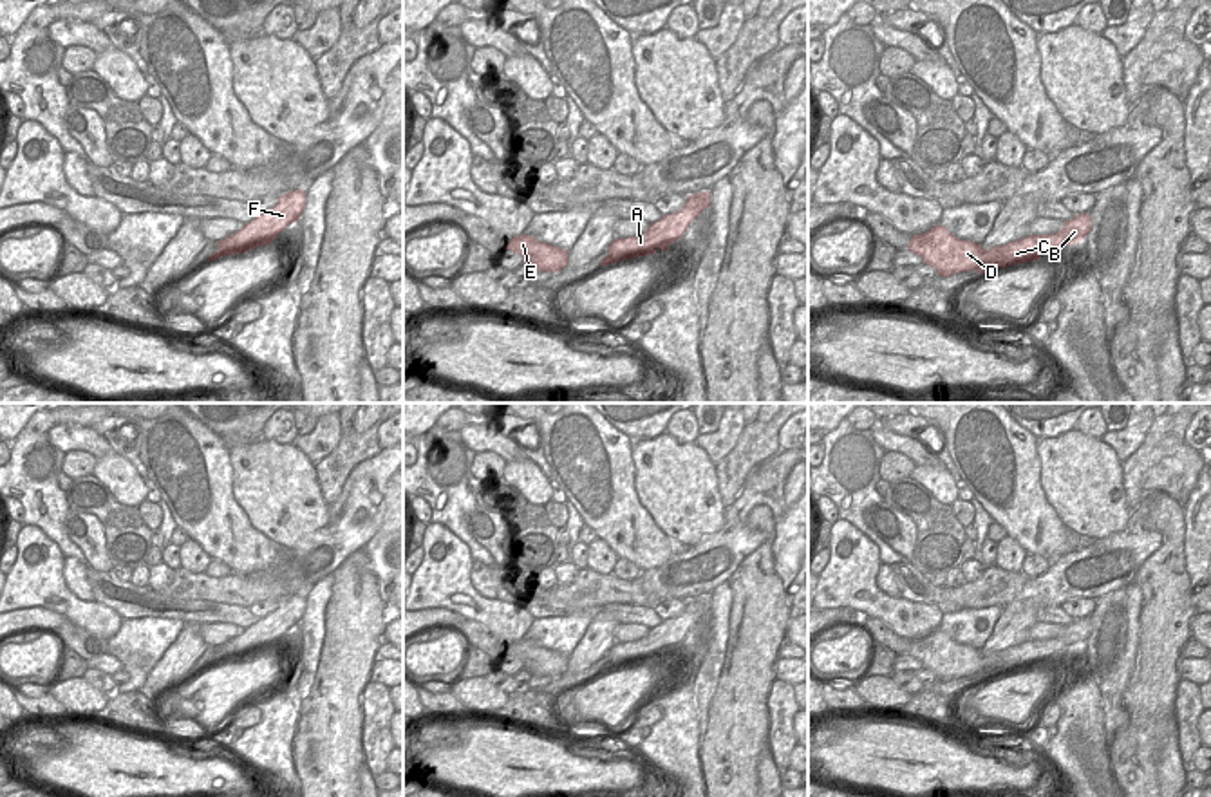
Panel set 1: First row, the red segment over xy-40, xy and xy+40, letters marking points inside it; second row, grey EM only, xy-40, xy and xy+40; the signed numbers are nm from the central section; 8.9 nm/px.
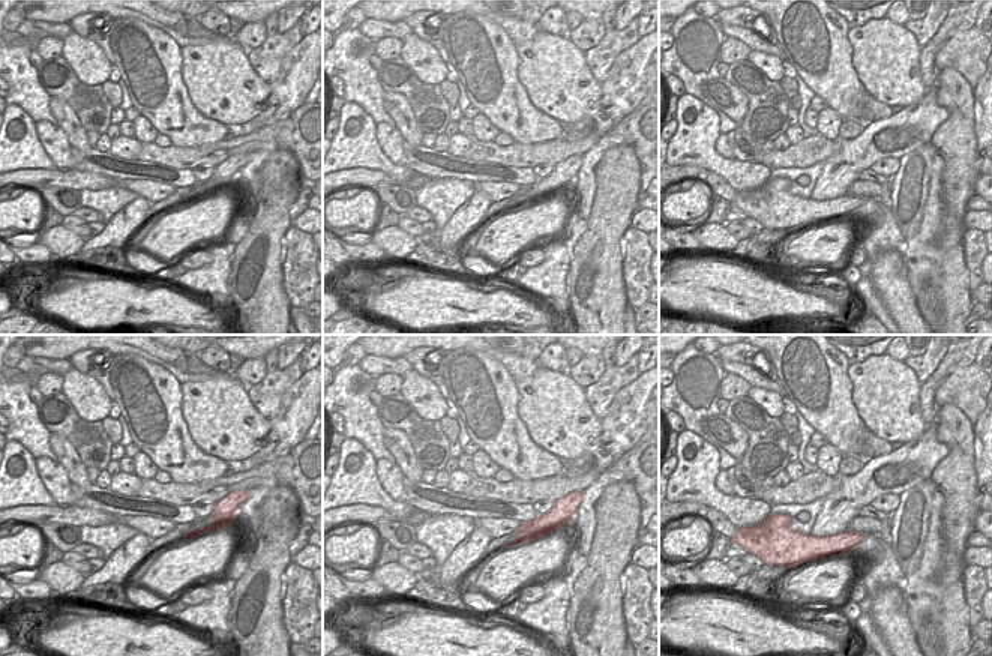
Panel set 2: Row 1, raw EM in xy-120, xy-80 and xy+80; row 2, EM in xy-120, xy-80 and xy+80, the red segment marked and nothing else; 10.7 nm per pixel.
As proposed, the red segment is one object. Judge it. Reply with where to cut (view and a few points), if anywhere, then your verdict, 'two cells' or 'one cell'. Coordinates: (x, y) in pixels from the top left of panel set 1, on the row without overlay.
no cut | one cell

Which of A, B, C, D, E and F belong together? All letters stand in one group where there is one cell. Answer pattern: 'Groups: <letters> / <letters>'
Groups: A B C D E F

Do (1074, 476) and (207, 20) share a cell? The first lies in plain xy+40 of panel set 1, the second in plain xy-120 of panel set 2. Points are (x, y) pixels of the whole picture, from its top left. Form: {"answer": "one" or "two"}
{"answer": "two"}

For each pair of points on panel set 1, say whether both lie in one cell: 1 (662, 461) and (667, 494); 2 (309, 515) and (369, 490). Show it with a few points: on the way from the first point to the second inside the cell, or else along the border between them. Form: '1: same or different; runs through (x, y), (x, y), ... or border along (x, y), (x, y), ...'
1: same; runs through (664, 468), (667, 472), (667, 487)
2: different; border along (329, 505), (328, 523), (300, 541)

